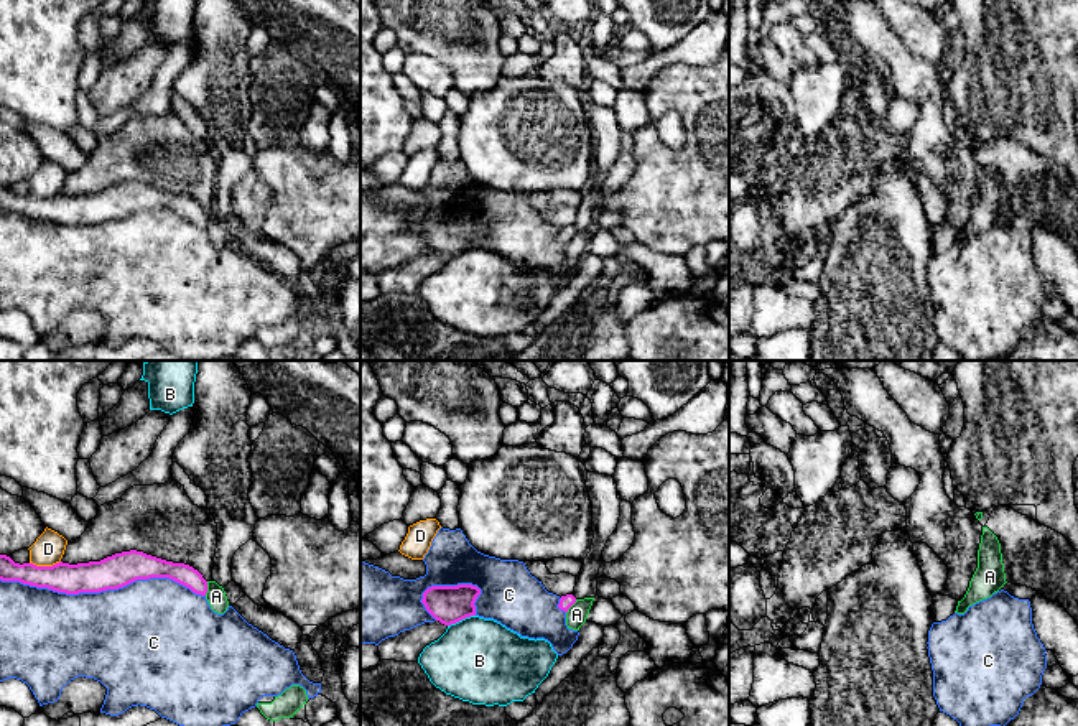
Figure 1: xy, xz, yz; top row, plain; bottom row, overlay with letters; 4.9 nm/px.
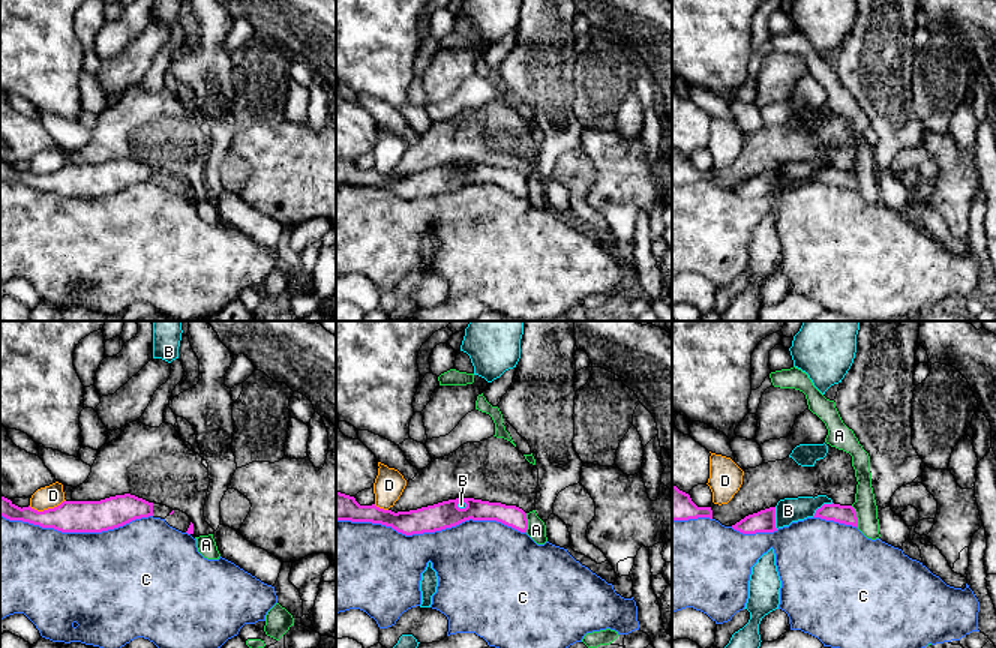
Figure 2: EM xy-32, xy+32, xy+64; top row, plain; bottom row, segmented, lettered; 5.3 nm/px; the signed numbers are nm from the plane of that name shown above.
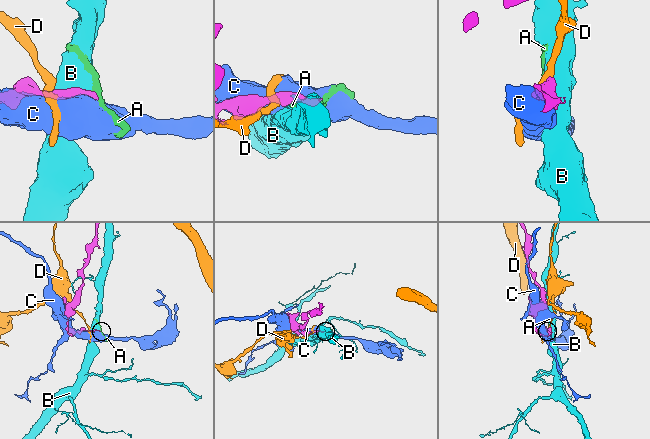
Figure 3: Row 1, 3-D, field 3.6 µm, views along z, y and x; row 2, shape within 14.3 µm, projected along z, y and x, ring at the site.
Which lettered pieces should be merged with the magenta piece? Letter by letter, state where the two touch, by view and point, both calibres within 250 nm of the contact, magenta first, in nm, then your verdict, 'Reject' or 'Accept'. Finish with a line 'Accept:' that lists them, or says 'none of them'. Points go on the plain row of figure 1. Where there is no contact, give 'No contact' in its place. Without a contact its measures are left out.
A: Touches magenta at xy (206, 219). Thickness 100 nm (magenta) against 100 nm. Accept
B: Touches magenta at xz (461, 251). Thickness 190 nm (magenta) against 420 nm. Reject
C: Touches magenta at xy (102, 221). Thickness 160 nm (magenta) against 480 nm. Reject
D: Touches magenta at xy (45, 198). Thickness 160 nm (magenta) against 150 nm. Reject
Accept: A

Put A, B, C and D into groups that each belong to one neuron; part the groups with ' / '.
A / B / C / D

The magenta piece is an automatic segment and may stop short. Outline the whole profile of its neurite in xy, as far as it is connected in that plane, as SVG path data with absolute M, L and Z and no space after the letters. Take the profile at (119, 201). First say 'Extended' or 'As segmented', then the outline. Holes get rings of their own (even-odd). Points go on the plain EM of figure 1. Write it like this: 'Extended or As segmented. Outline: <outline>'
Extended. Outline: M137 181L115 184L100 193L77 196L59 193L53 198L20 196L7 186L0 186L2 212L20 212L66 226L118 221L137 211L150 209L170 209L189 219L193 224L204 227L217 245L224 245L229 239L224 219L216 212L206 212L193 198L166 193Z

